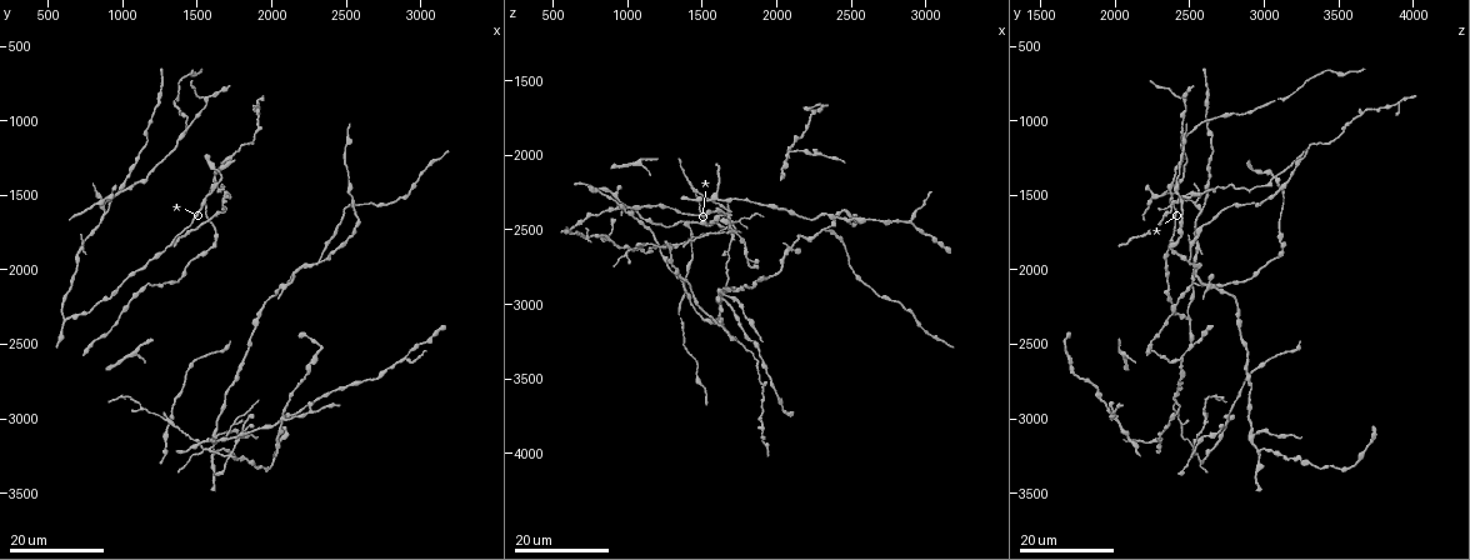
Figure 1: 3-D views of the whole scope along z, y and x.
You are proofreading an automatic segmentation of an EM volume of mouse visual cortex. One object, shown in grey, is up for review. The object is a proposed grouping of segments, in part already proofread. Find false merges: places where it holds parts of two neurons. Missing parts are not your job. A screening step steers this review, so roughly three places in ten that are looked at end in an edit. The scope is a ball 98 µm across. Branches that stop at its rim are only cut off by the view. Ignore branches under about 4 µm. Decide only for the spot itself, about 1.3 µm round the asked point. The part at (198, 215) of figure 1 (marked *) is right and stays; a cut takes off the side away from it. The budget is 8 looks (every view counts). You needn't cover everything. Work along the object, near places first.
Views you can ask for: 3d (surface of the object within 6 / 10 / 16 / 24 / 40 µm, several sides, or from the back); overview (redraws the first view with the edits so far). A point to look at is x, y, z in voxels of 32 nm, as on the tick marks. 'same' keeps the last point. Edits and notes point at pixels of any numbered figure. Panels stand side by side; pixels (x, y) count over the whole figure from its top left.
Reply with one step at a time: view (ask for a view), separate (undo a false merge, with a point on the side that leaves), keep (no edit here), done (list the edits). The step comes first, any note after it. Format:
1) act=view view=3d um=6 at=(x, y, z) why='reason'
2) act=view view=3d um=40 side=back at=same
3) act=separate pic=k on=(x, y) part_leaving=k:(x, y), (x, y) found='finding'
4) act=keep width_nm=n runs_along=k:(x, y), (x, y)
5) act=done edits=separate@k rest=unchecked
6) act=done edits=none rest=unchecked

act=view view=3d um=16 at=(1400, 1100, 2480) why='arms part here'

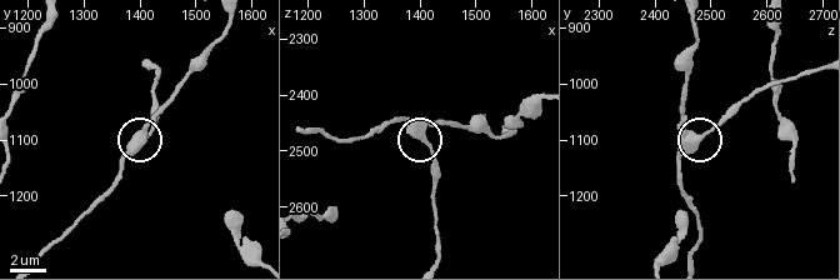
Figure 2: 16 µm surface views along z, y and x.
act=view view=3d um=6 at=(1405, 1095, 2480) why='closer look'

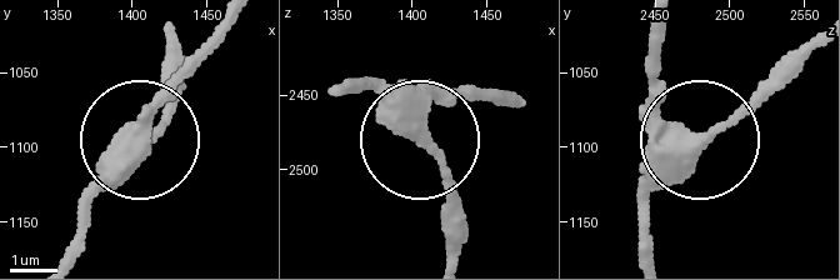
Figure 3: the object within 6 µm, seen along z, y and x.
act=keep width_nm=340 runs_along=3:(655, 258), (646, 198), (694, 141), (659, 114), (655, 46) found='all the same neuron'

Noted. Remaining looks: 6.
act=view view=3d um=24 at=(960, 1500, 2340) why='side arm on a straight run'

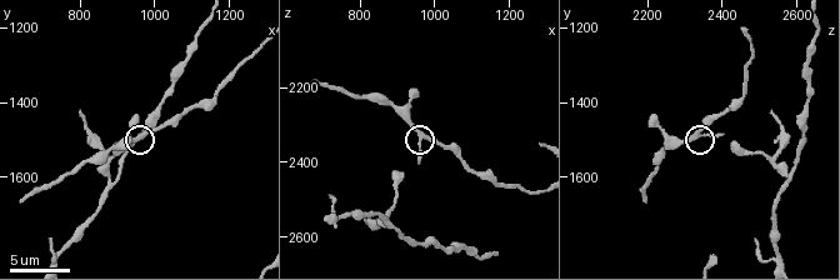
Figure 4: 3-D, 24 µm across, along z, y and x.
act=view view=3d um=6 at=(960, 1500, 2330) why='zoom in'

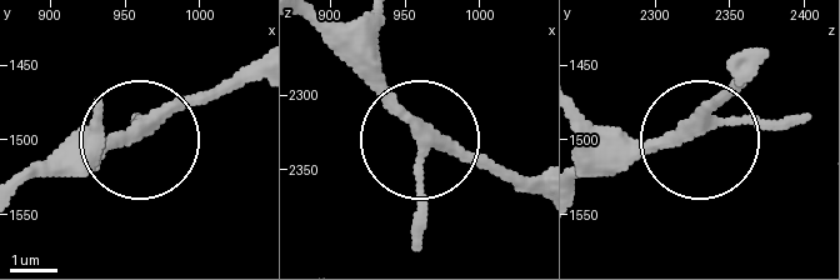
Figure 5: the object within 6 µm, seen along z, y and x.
act=keep found='one neuron here'

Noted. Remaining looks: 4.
act=view view=3d um=6 at=(750, 1790, 2540) why='a narrow waist'

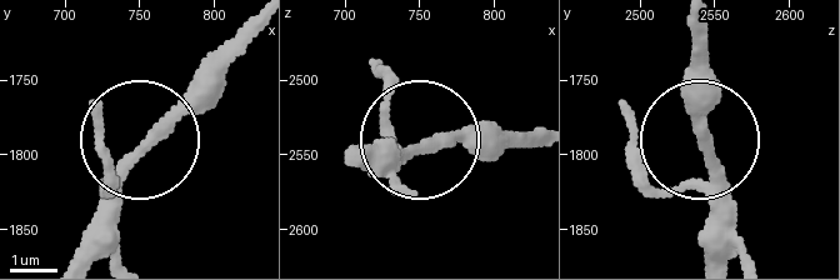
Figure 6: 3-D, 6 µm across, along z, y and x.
act=keep width_nm=210 runs_along=6:(709, 259), (696, 48) found='all the same neuron'

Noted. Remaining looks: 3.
act=view view=3d um=16 at=(1640, 3120, 2920)

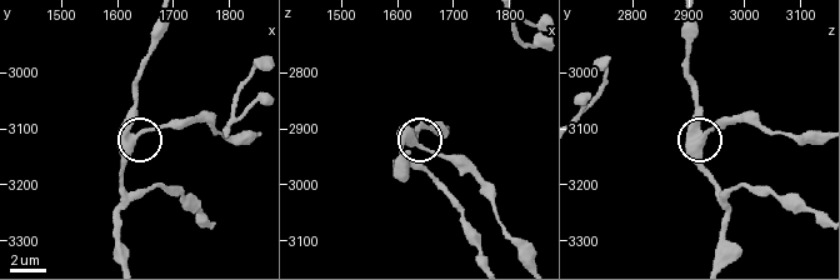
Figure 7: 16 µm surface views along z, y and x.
act=view view=3d um=10 at=(1635, 3115, 2925)

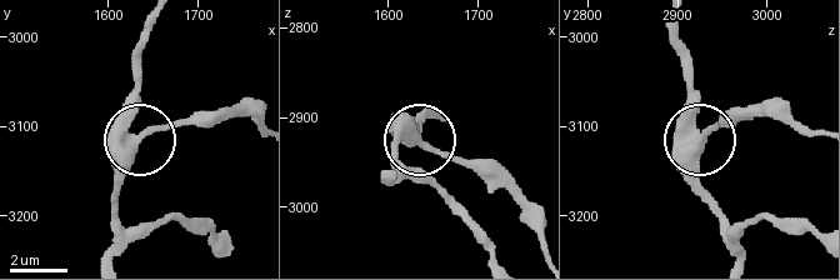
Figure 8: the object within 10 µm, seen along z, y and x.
act=keep width_nm=360 found='one neuron here'

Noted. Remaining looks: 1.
act=done edits=none rest=unchecked

